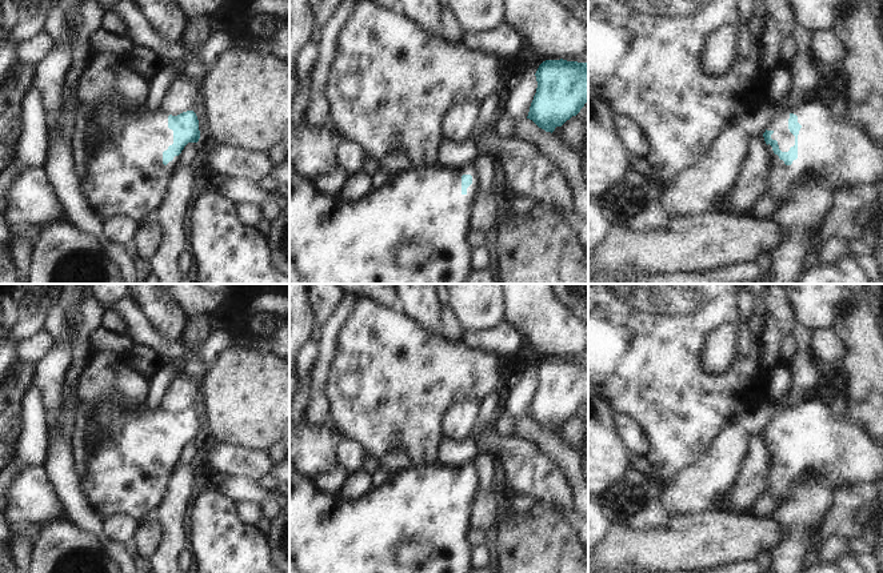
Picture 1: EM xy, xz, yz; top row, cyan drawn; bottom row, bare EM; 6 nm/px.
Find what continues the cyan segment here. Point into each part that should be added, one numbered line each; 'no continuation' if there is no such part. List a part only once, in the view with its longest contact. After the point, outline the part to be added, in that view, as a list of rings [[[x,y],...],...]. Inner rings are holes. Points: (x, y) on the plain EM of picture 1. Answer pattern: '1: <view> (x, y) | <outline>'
1: yz (838, 448) | [[[808,398],[790,409],[784,409],[770,421],[767,429],[774,430],[771,437],[778,440],[782,450],[788,450],[791,445],[798,444],[798,457],[794,458],[791,464],[786,464],[784,460],[774,452],[772,445],[770,442],[767,444],[771,458],[767,486],[776,501],[788,493],[792,482],[798,477],[808,472],[824,474],[828,485],[834,490],[839,489],[844,480],[851,484],[876,484],[879,480],[883,480],[883,445],[878,445],[872,437],[847,414],[842,418],[834,418],[830,414],[830,406],[816,398]],[[791,412],[798,414],[798,421],[802,424],[796,436],[788,428]]]

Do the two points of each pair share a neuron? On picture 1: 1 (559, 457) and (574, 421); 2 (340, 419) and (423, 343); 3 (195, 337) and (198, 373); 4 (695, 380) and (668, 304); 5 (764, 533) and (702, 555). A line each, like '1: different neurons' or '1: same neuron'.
1: different neurons
2: same neuron
3: same neuron
4: same neuron
5: same neuron

